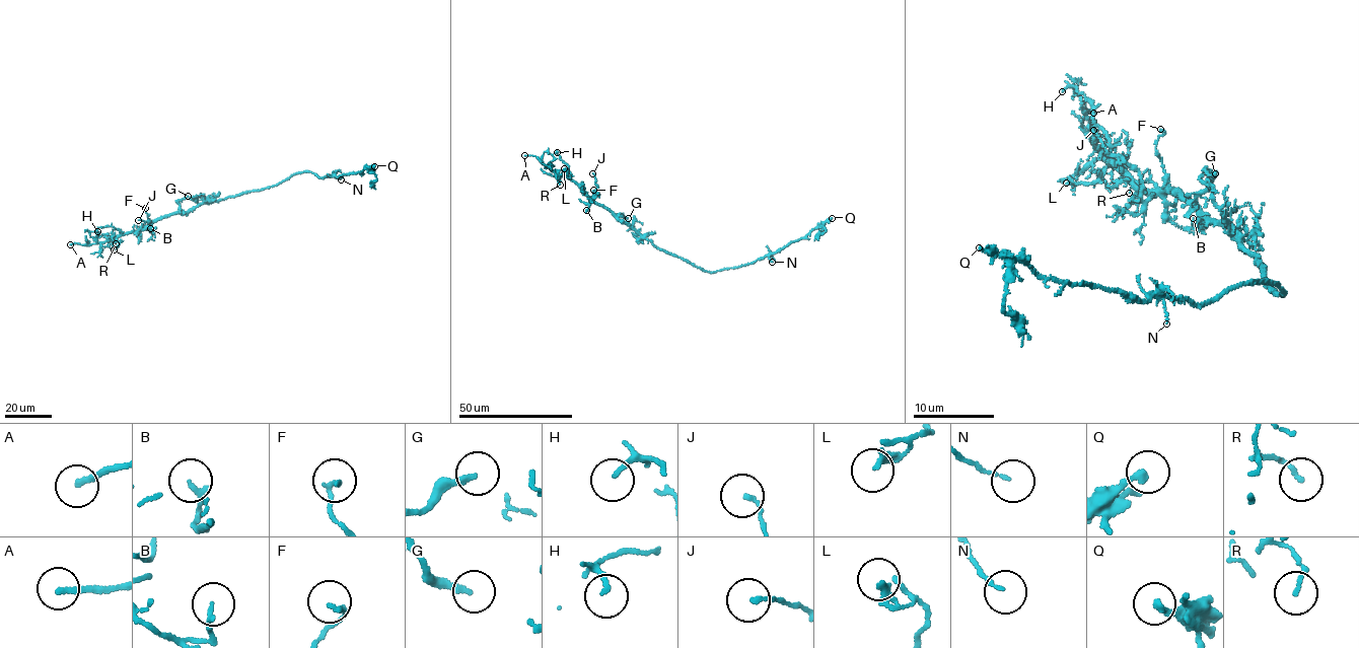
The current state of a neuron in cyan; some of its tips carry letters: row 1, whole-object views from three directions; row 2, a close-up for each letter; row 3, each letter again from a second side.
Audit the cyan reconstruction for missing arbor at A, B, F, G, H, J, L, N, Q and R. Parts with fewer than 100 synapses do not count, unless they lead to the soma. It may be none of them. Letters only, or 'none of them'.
A

